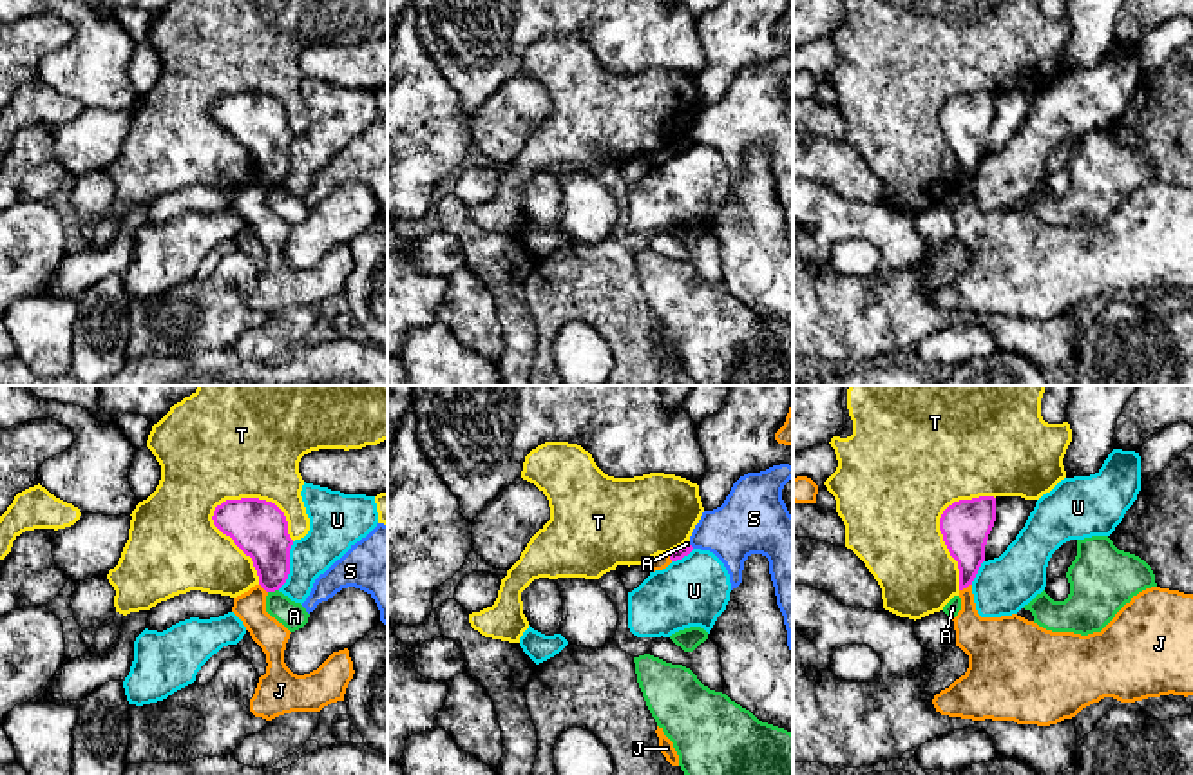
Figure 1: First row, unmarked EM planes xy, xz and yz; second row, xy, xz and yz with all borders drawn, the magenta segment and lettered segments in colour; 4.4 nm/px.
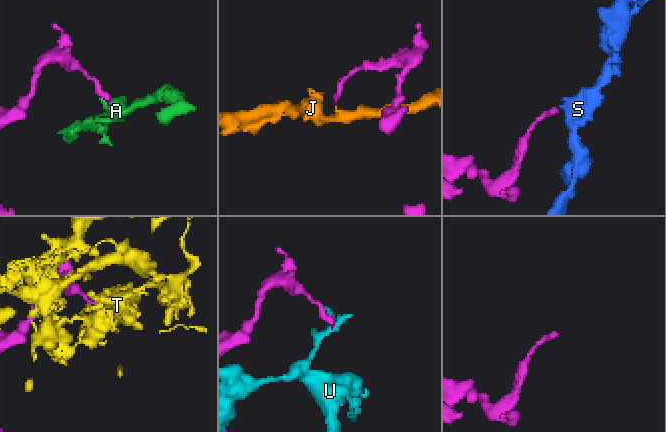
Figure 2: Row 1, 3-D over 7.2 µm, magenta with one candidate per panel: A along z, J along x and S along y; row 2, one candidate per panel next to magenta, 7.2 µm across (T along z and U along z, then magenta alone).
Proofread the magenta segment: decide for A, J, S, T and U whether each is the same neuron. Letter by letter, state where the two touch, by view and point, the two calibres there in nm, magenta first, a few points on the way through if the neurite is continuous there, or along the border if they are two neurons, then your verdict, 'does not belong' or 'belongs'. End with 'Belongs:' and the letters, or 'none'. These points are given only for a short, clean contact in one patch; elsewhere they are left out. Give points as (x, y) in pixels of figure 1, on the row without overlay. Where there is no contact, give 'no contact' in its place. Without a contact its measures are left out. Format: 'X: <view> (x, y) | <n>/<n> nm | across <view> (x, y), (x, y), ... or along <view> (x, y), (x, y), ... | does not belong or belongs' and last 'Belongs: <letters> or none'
A: xy (272, 185) | 220/120 nm | along xy (277, 183), (268, 187) | does not belong
J: yz (965, 181) | 200/200 nm | along yz (971, 178), (960, 185) | does not belong
S: no contact | does not belong
T: xy (232, 133) | 240/380 nm | does not belong
U: xy (288, 160) | 240/200 nm | along xy (294, 136), (288, 172), (277, 183) | does not belong
Belongs: none

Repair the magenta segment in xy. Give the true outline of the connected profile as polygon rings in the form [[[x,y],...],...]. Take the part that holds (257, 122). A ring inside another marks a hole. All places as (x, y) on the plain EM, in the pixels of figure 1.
[[[259,92],[226,94],[214,105],[214,120],[252,152],[259,179],[266,187],[279,185],[290,168],[290,143],[284,107]]]

